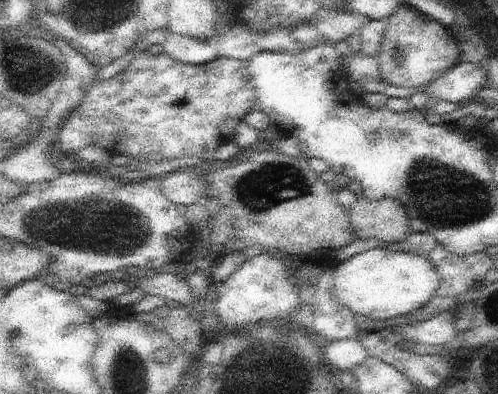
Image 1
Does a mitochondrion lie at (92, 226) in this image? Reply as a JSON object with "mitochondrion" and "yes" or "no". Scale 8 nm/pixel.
{"mitochondrion":"yes"}

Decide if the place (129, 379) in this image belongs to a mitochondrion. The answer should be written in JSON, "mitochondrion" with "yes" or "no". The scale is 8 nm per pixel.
{"mitochondrion":"yes"}

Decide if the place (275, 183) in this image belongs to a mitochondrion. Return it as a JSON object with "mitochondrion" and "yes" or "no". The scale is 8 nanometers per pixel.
{"mitochondrion":"yes"}

